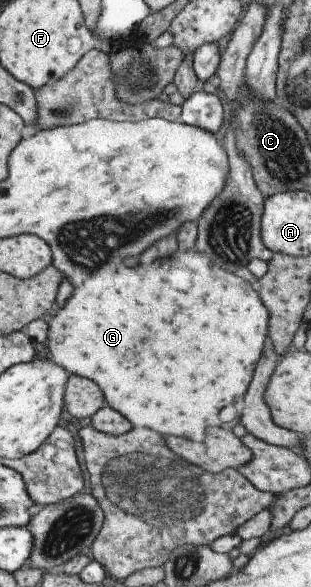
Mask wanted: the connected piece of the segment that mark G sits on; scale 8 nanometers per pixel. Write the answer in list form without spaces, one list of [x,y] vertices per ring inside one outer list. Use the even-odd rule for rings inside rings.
[[[177,251],[175,255],[167,259],[153,261],[149,265],[135,265],[135,267],[117,267],[113,273],[103,277],[99,283],[89,281],[72,289],[71,294],[63,303],[63,307],[56,310],[46,319],[46,341],[49,349],[49,357],[52,362],[61,366],[68,374],[91,379],[95,385],[99,385],[105,403],[111,409],[127,418],[133,428],[147,427],[162,436],[177,436],[198,442],[204,438],[207,428],[223,428],[231,430],[238,423],[238,417],[243,409],[243,399],[247,391],[253,369],[257,359],[261,357],[261,349],[265,347],[268,330],[268,311],[262,304],[258,293],[251,289],[251,285],[245,279],[227,273],[219,267],[215,267],[203,253],[199,251]]]

